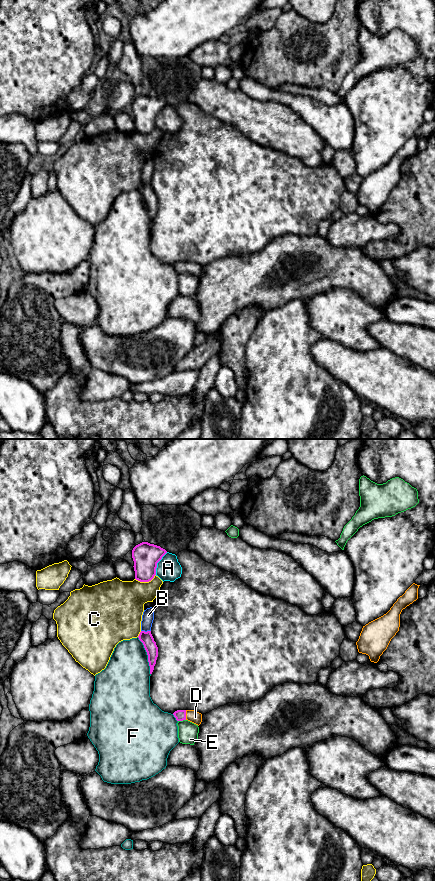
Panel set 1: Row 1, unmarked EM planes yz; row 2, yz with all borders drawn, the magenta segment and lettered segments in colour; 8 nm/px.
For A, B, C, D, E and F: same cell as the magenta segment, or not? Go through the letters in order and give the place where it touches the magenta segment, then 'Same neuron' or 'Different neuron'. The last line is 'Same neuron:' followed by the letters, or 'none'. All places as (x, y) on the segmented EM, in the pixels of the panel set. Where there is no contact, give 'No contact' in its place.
A: Touches magenta at yz (157, 562). Different neuron
B: Touches magenta at yz (147, 631). Different neuron
C: Touches magenta at yz (145, 581). Different neuron
D: Touches magenta at yz (185, 715). Same neuron
E: Touches magenta at yz (181, 720). Different neuron
F: Touches magenta at yz (148, 656). Different neuron
Same neuron: D

